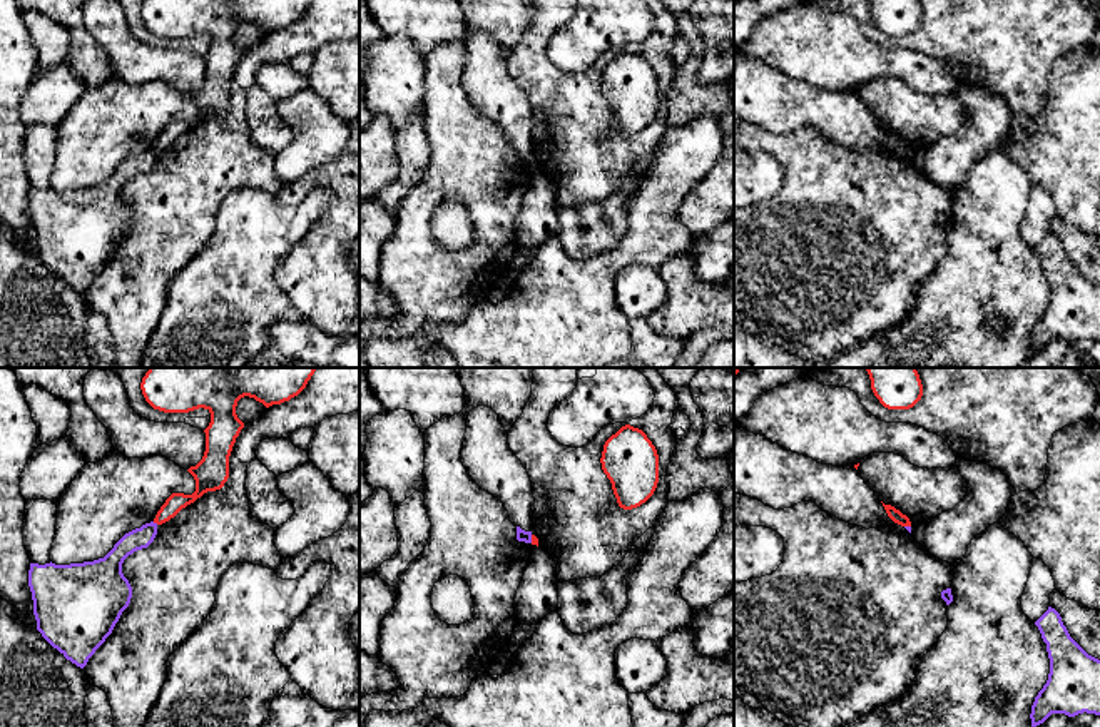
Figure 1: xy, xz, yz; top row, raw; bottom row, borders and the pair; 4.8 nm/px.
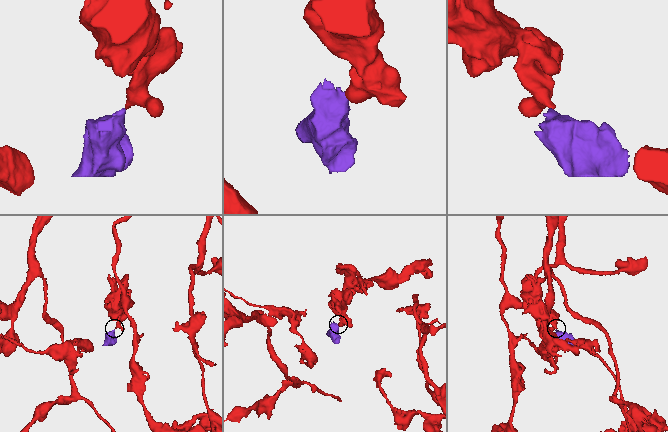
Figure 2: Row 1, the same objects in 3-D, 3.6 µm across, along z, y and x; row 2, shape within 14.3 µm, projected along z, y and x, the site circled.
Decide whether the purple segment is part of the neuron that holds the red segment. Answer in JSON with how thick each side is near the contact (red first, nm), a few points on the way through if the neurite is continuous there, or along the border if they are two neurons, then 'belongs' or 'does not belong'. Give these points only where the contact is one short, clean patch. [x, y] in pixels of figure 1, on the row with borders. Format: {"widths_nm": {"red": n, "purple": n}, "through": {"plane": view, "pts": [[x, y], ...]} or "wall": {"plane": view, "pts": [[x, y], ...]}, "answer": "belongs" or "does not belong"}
{"widths_nm": {"red": 90, "purple": 100}, "wall": {"plane": "xy", "pts": [[152, 522], [157, 523]]}, "answer": "does not belong"}

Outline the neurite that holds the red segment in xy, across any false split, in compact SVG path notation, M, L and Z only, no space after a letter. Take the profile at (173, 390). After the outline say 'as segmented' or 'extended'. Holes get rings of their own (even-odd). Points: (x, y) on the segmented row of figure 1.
M149 368L142 378L140 389L154 409L164 413L189 413L204 408L211 413L211 423L204 430L204 456L196 466L187 470L196 480L196 491L192 495L172 493L157 511L154 523L162 525L169 521L204 493L224 486L229 478L232 446L244 428L244 423L236 414L236 406L241 398L254 398L266 408L281 404L304 389L316 369L319 368Z | as segmented

